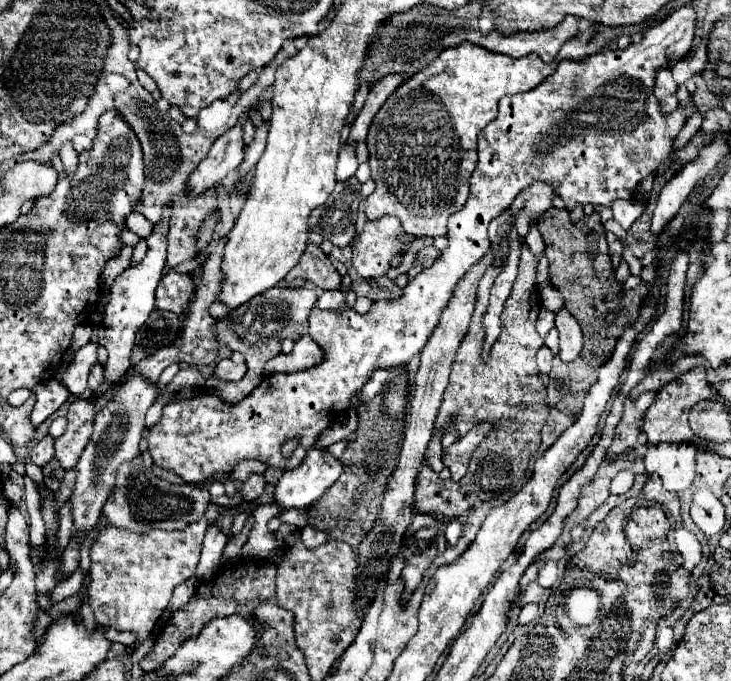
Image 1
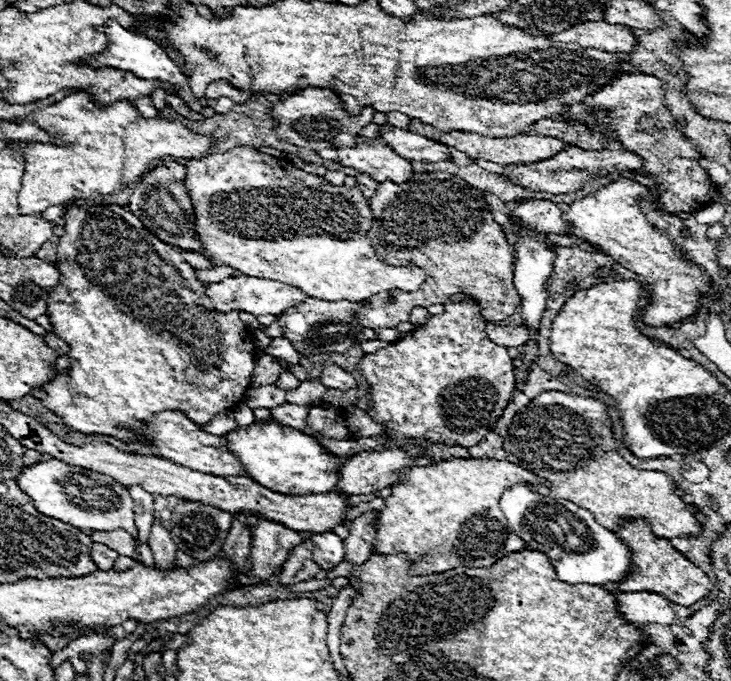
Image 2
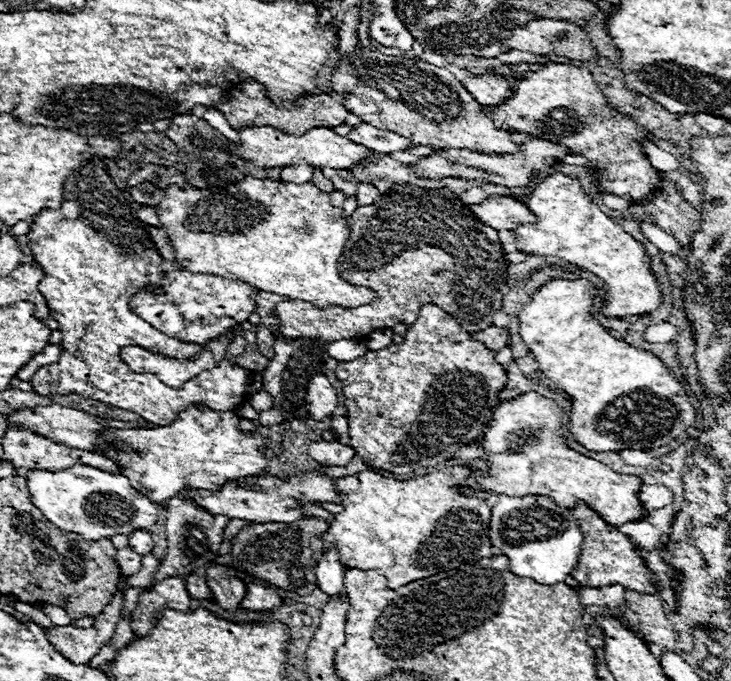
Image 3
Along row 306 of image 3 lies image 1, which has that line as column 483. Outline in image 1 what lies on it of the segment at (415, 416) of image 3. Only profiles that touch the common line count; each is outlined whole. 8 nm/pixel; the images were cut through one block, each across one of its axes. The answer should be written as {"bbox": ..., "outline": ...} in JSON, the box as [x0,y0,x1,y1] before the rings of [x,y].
{"bbox":[442,422,494,480],"outline":[[[482,422],[482,424],[474,426],[468,434],[464,434],[458,442],[454,442],[448,450],[442,450],[442,462],[452,472],[452,480],[464,478],[464,474],[468,470],[468,462],[470,462],[472,452],[488,436],[488,432],[492,428],[494,426],[490,422]]]}

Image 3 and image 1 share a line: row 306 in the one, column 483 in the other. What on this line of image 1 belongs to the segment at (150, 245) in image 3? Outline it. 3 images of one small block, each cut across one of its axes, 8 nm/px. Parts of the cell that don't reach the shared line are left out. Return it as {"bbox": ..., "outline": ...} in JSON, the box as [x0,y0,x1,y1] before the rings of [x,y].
{"bbox":[366,42,558,236],"outline":[[[462,42],[460,46],[444,50],[434,62],[430,62],[430,66],[398,86],[374,116],[366,136],[370,152],[368,164],[372,170],[370,178],[376,182],[376,190],[366,200],[366,218],[378,220],[382,216],[396,216],[408,234],[446,236],[448,216],[458,212],[468,198],[468,180],[478,162],[476,136],[496,118],[498,100],[504,94],[518,94],[536,88],[554,74],[556,64],[558,62],[546,64],[536,54],[516,60],[482,50],[472,42]]]}

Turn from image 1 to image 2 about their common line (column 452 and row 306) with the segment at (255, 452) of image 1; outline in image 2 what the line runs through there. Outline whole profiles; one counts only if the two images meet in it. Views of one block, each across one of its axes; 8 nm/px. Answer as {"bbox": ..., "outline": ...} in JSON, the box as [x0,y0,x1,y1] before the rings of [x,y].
{"bbox":[206,276,308,316],"outline":[[[236,276],[236,278],[226,278],[222,282],[212,282],[208,284],[206,296],[214,302],[214,308],[222,314],[232,312],[232,310],[244,310],[250,312],[254,316],[260,314],[282,314],[286,308],[296,306],[298,302],[302,302],[304,298],[308,298],[302,290],[290,288],[282,282],[274,282],[274,280],[264,280],[264,278],[250,278],[250,276]]]}

